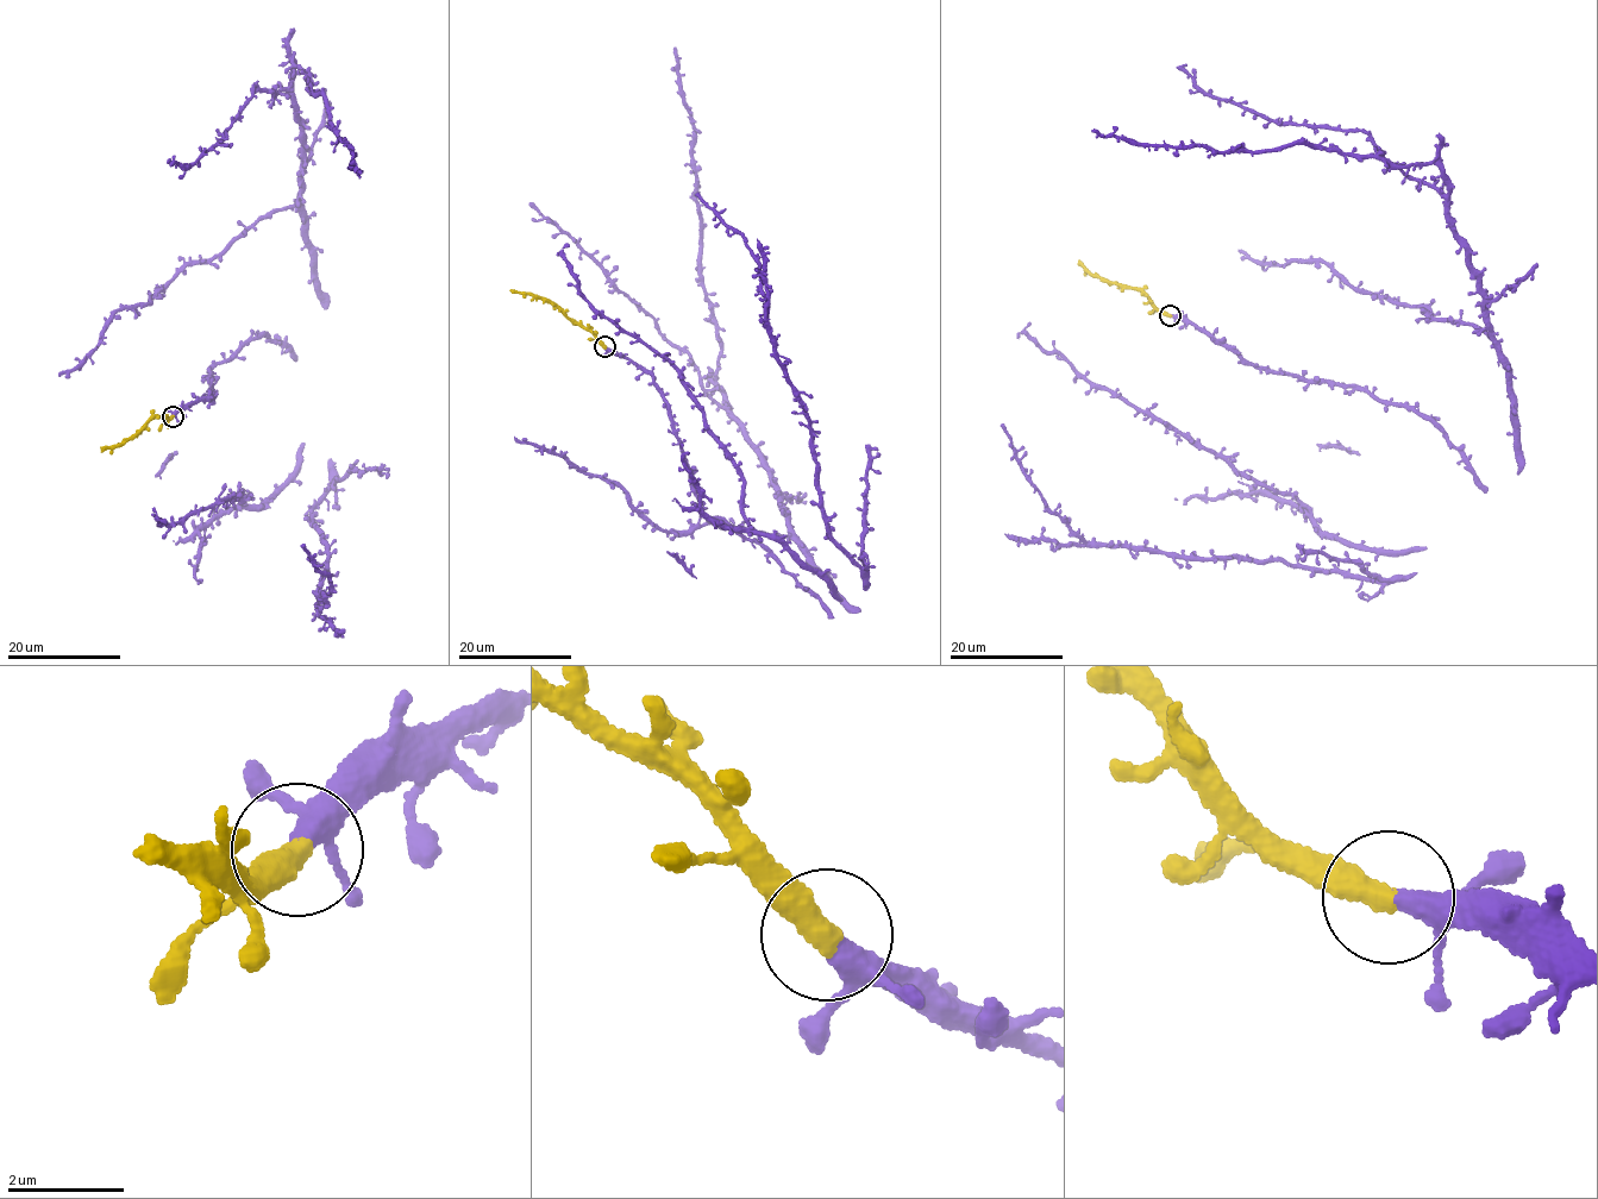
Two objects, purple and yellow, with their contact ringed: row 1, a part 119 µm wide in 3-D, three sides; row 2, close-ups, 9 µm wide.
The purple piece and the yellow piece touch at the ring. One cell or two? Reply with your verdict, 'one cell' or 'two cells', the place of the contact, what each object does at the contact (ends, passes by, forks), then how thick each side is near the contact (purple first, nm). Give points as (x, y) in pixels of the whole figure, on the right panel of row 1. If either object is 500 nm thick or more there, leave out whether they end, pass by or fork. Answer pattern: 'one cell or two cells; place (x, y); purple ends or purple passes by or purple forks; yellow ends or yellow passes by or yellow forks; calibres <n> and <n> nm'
one cell; place (1170, 315); purple passes by; yellow ends; calibres 280 and 480 nm

